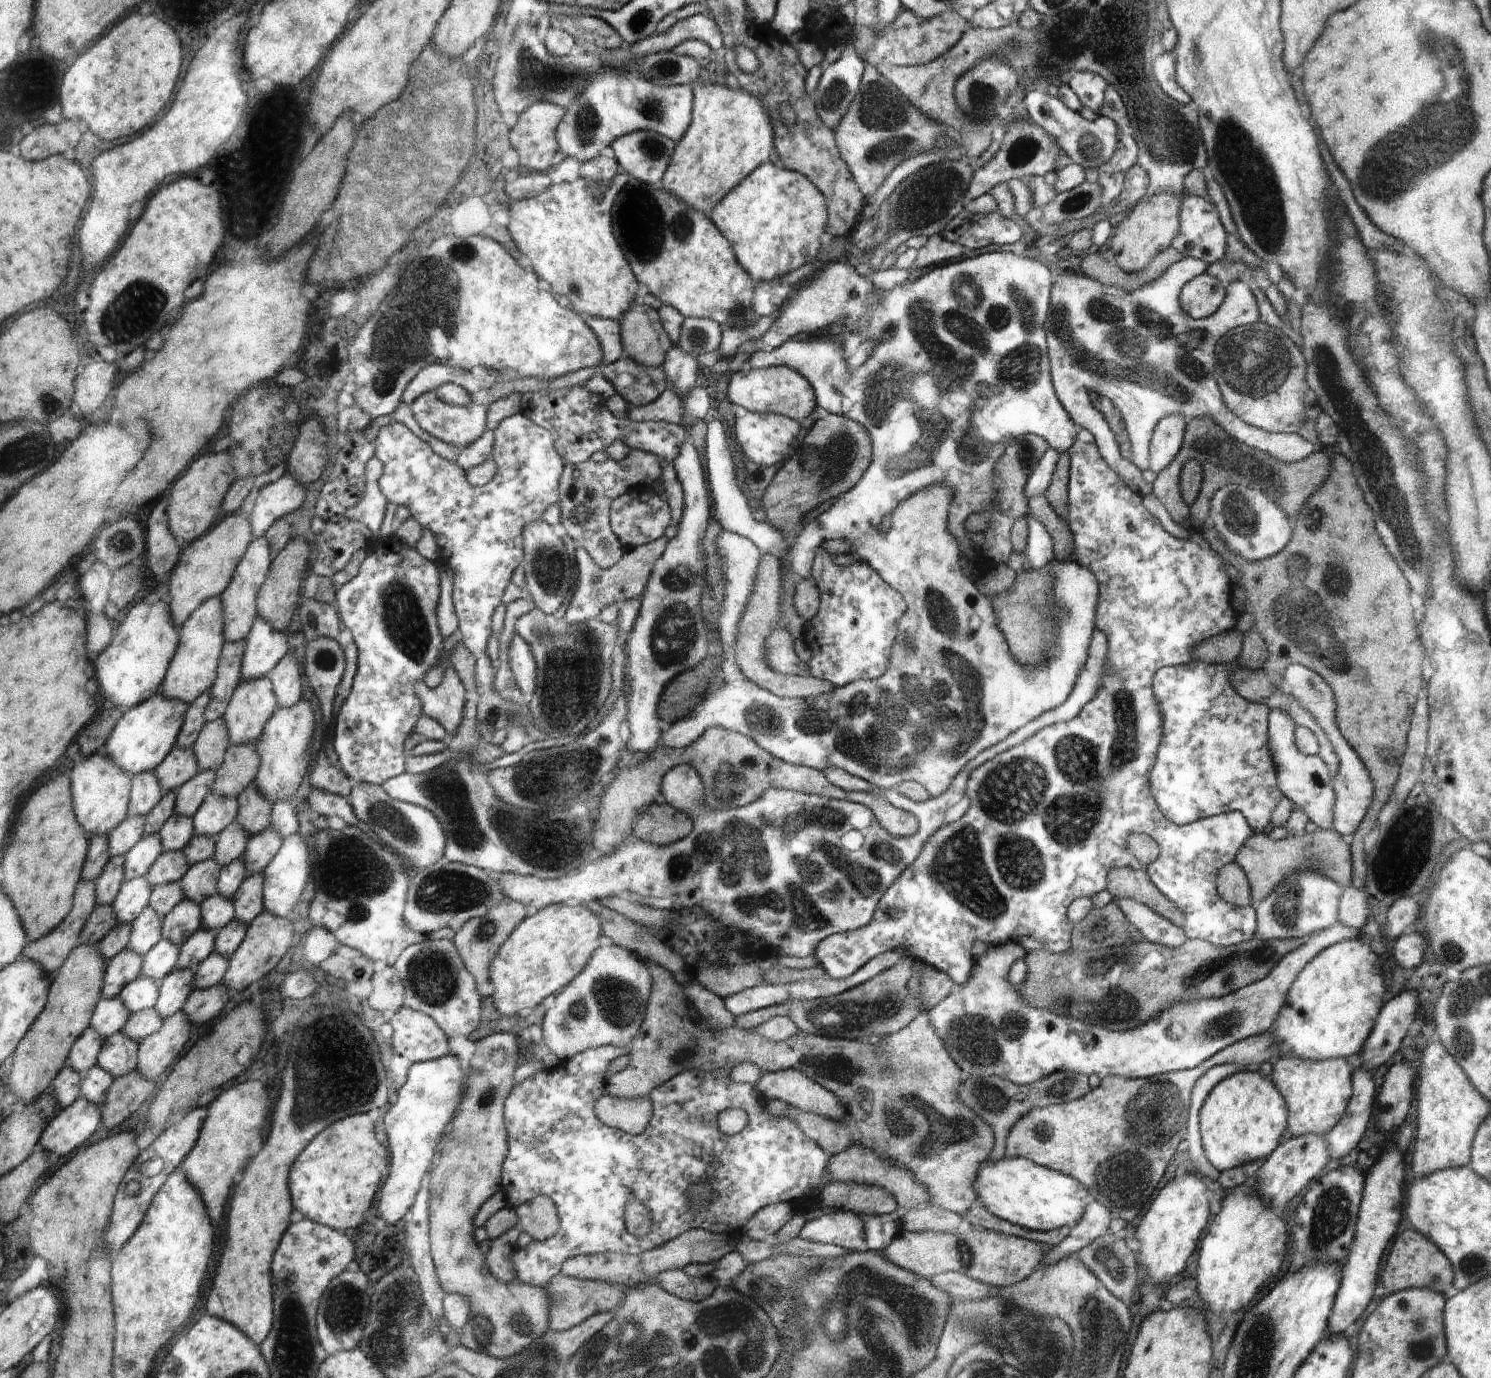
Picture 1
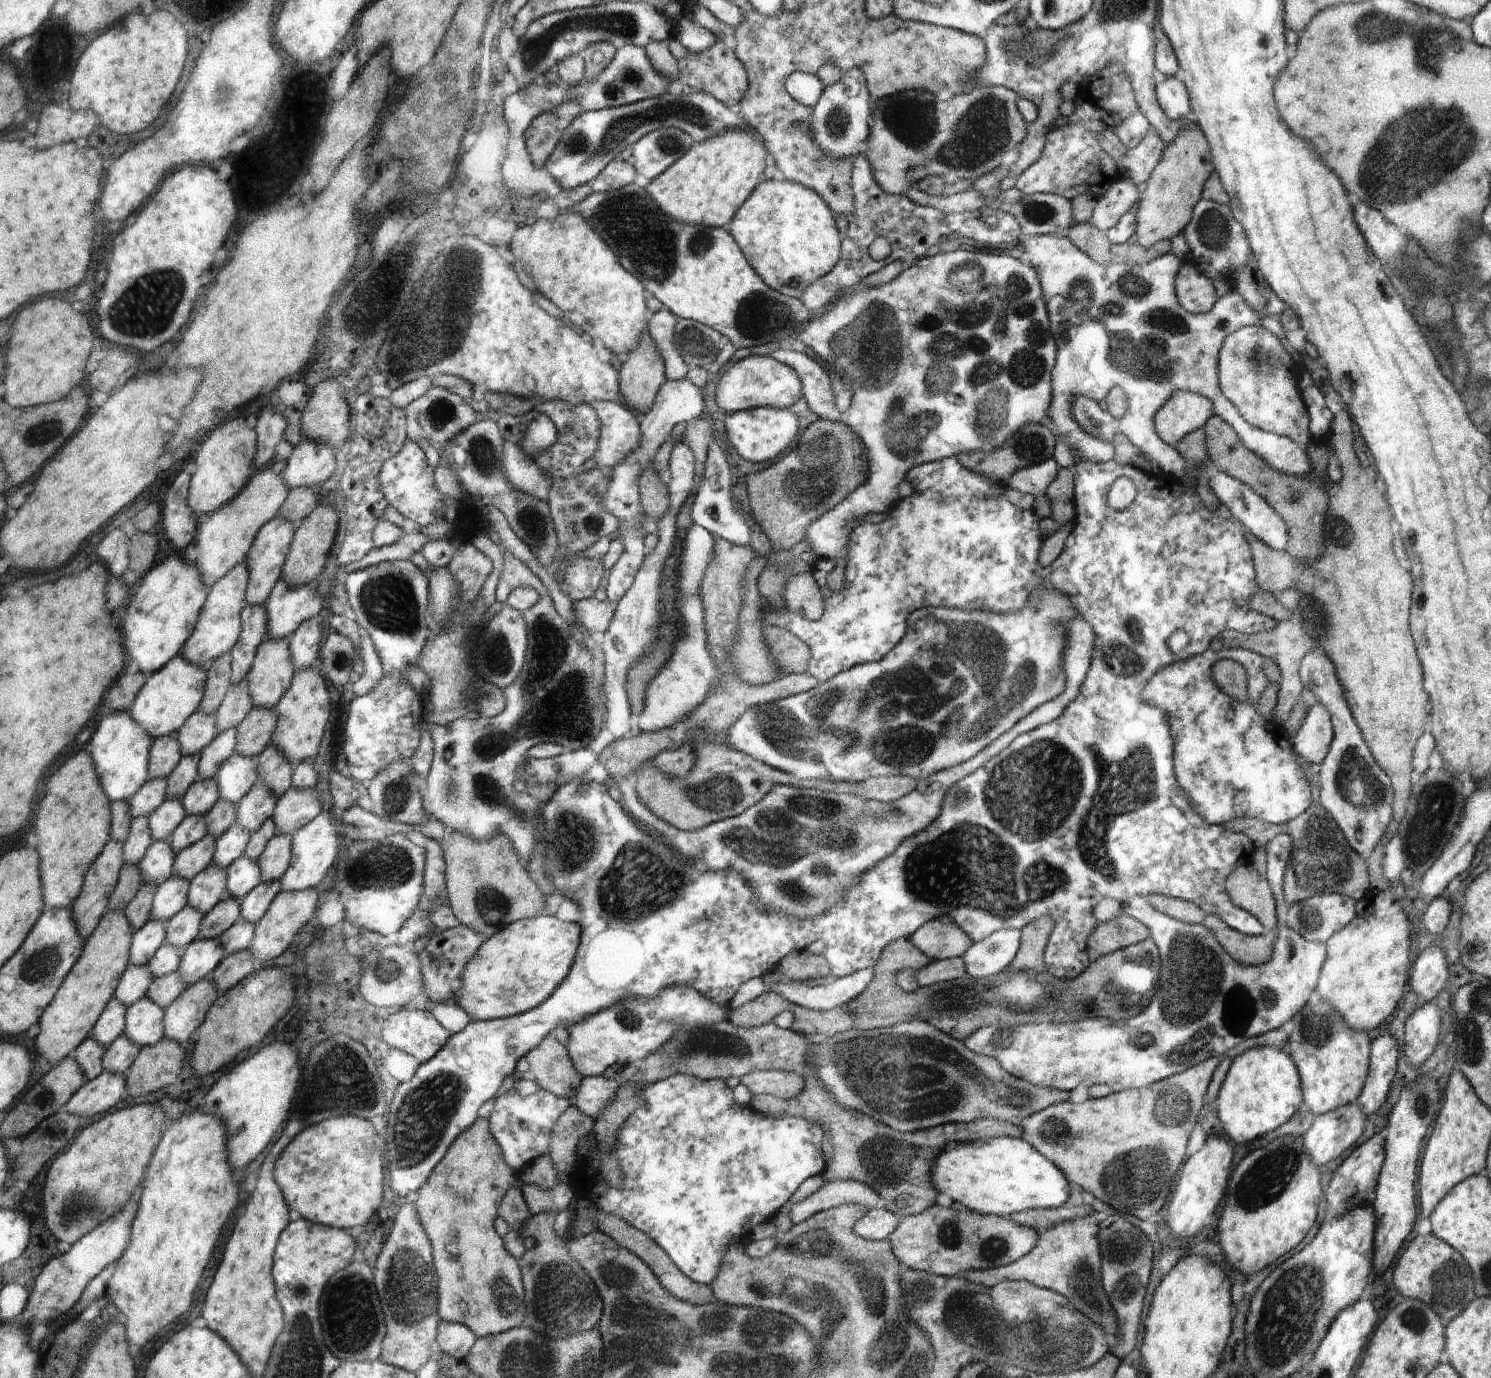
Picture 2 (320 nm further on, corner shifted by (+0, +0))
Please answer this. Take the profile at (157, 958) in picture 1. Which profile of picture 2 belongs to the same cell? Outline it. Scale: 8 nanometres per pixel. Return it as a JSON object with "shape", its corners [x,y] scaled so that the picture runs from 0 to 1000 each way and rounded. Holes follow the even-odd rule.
{"shape":[[[127,657],[123,657],[122,660],[120,660],[111,668],[111,684],[123,689],[126,684],[128,684],[133,679],[137,664]]]}

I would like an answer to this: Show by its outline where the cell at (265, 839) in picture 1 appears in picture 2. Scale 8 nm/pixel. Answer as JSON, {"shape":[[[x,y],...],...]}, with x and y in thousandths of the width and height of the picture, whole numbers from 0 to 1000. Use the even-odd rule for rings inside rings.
{"shape":[[[214,569],[206,573],[195,571],[186,579],[182,592],[186,599],[186,605],[196,607],[217,589],[216,583],[213,580],[215,573]]]}

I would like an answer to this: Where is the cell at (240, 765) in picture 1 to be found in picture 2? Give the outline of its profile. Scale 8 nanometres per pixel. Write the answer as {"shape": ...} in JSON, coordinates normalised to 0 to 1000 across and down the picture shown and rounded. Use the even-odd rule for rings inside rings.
{"shape":[[[170,513],[160,524],[158,527],[158,546],[173,549],[180,543],[186,524],[186,518],[184,517],[184,515]]]}

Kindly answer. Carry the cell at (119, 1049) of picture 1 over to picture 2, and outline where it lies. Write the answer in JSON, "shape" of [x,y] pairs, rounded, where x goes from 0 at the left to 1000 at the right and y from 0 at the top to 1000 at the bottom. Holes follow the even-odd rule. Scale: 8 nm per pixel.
{"shape":[[[98,723],[87,729],[84,738],[82,750],[95,761],[105,758],[111,753],[110,733]]]}

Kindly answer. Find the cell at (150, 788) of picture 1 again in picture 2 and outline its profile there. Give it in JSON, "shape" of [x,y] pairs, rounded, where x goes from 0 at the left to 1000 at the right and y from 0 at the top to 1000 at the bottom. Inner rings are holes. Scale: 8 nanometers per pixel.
{"shape":[[[119,533],[107,534],[103,538],[100,546],[100,565],[112,564],[121,551]]]}

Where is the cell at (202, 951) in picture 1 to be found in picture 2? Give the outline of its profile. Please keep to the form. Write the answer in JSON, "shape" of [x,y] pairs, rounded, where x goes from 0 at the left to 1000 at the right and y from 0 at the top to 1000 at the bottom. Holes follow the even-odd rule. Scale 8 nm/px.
{"shape":[[[158,651],[148,653],[142,660],[140,660],[135,667],[133,681],[147,680],[158,669],[162,668],[162,654]]]}

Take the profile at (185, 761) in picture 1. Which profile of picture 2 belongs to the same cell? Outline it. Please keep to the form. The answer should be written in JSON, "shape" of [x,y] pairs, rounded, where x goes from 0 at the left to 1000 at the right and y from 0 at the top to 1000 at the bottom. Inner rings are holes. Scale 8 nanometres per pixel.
{"shape":[[[135,516],[129,517],[121,528],[119,537],[122,548],[134,547],[147,533],[146,530],[144,517]]]}

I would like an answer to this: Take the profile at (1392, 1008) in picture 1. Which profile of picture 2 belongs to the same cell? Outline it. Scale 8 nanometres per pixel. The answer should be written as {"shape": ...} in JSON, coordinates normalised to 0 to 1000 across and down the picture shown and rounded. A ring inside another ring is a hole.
{"shape":[[[963,685],[955,689],[946,704],[944,718],[948,718],[954,729],[960,726],[971,711],[971,697]]]}

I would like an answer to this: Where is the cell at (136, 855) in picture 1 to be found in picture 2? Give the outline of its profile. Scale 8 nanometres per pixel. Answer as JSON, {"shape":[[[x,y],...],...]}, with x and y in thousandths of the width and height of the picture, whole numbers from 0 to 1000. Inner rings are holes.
{"shape":[[[121,579],[110,580],[110,582],[99,592],[103,610],[113,608],[115,604],[123,595],[125,591]]]}

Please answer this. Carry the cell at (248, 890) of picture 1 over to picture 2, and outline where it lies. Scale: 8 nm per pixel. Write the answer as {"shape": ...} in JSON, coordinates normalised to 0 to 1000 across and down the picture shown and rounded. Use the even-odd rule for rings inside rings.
{"shape":[[[194,605],[184,606],[172,623],[176,639],[188,638],[193,631],[196,623],[196,612]]]}

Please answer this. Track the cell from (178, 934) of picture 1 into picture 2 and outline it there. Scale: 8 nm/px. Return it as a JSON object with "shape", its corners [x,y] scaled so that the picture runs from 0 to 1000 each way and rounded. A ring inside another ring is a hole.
{"shape":[[[140,628],[127,638],[125,657],[138,663],[148,653],[155,650],[152,644],[152,631],[146,628]]]}

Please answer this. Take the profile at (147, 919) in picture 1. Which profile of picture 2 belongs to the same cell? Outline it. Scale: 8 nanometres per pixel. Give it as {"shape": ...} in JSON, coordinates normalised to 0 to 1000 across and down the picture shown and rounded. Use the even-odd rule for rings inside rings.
{"shape":[[[120,634],[114,635],[109,642],[105,643],[101,656],[101,667],[111,669],[120,660],[125,657],[127,639]]]}

